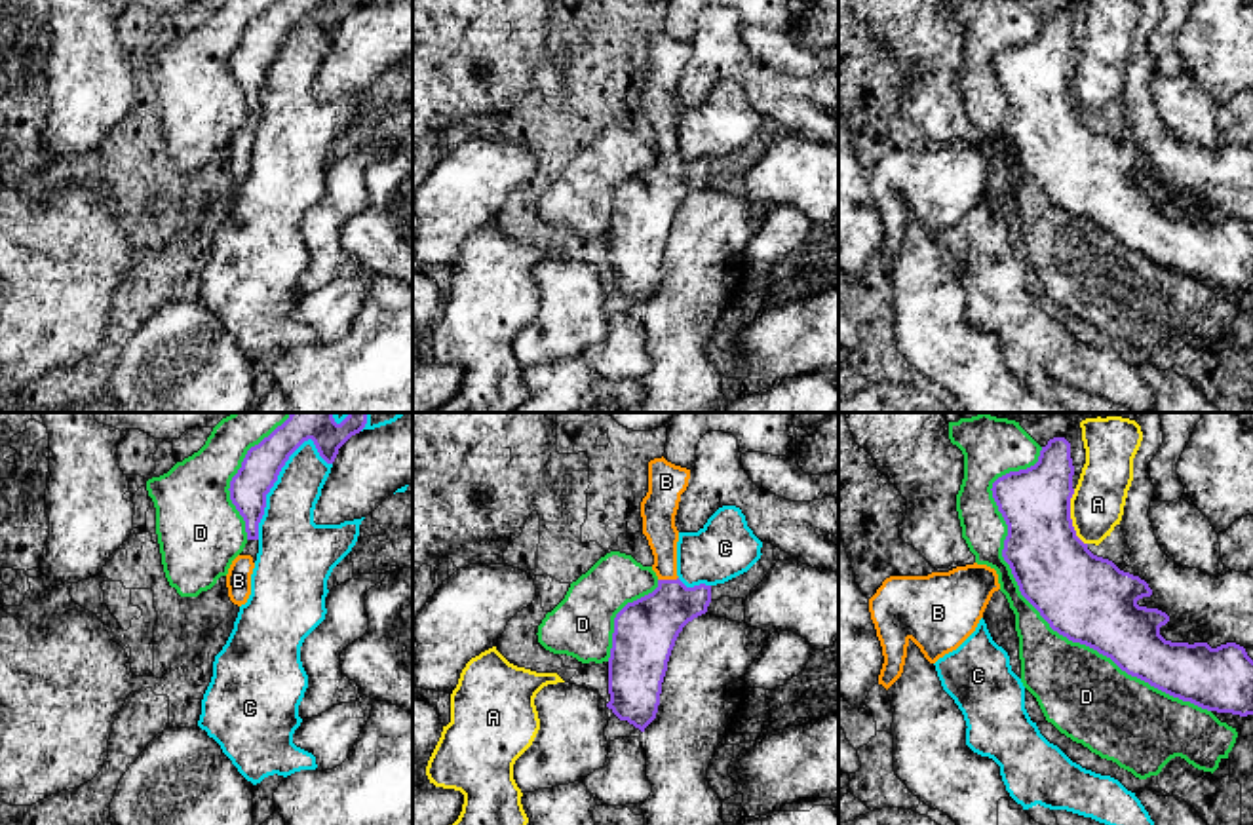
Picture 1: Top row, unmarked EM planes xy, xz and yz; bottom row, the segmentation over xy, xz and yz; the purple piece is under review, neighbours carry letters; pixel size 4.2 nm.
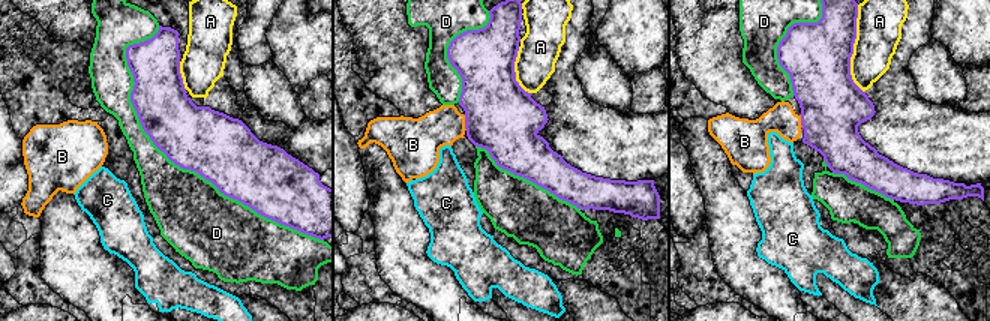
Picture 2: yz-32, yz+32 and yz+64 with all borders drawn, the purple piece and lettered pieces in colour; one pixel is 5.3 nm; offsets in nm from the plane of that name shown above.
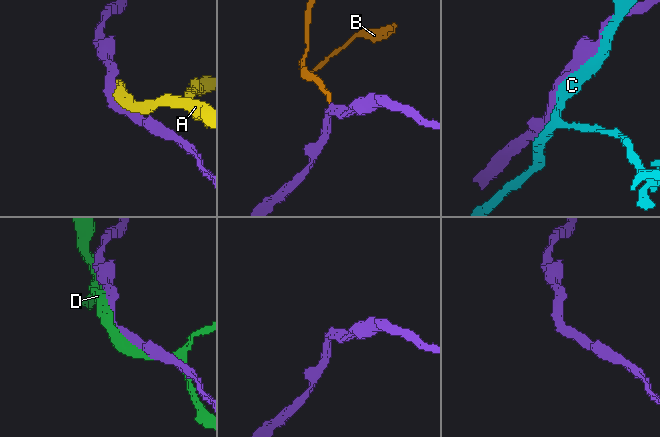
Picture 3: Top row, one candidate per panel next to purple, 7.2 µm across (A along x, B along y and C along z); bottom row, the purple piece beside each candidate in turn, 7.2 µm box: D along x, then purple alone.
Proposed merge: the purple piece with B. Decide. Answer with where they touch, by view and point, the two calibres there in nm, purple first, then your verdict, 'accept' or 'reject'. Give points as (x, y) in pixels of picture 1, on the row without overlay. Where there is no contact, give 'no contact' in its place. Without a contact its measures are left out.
meets purple in xz at (668, 154); 260 nm thick on the purple side, 140 nm on the other; accept

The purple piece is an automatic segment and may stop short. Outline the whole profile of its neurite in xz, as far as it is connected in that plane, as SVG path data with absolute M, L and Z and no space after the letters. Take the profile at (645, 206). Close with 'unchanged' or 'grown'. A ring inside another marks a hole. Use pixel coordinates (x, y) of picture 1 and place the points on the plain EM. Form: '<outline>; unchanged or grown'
M664 30L648 36L648 67L641 76L643 108L654 129L658 162L627 177L614 192L607 281L641 306L656 293L662 257L683 201L707 186L711 160L686 162L677 150L675 89L690 44Z; grown

